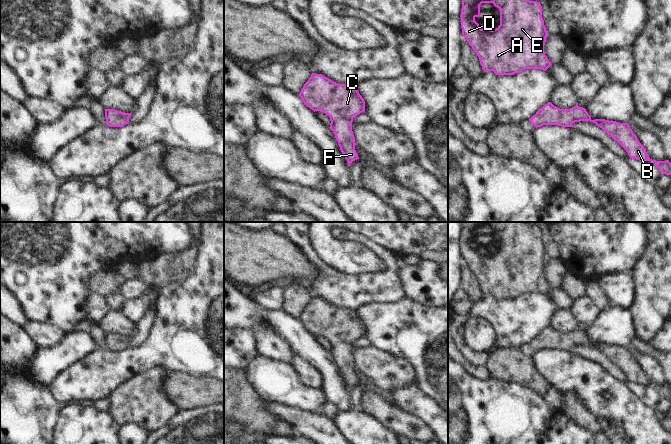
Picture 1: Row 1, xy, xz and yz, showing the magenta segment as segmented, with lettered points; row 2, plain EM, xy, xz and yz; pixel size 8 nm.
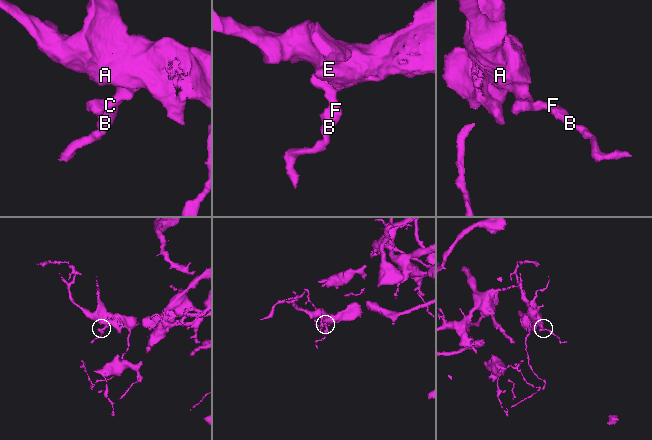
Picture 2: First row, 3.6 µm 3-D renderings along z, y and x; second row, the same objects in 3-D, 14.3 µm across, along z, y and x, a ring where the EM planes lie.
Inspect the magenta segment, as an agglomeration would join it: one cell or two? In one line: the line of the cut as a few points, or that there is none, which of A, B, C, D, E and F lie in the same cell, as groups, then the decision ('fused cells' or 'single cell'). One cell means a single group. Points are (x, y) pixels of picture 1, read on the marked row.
no cut; A B C D E F; single cell

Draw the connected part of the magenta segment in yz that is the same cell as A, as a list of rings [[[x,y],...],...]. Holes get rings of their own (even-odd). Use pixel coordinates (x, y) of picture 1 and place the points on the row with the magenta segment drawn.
[[[462,0],[461,9],[462,35],[479,57],[482,69],[493,71],[496,75],[514,75],[525,69],[541,69],[546,71],[552,64],[544,52],[544,45],[548,33],[542,18],[542,6],[540,2],[530,0]],[[493,3],[500,10],[500,25],[496,29],[481,29],[475,21],[480,16],[480,5]]]

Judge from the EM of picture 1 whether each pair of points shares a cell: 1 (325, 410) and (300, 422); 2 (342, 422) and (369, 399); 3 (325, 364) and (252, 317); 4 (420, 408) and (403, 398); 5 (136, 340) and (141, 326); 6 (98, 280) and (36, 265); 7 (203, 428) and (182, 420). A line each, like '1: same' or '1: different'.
1: different
2: different
3: same
4: same
5: same
6: different
7: same

